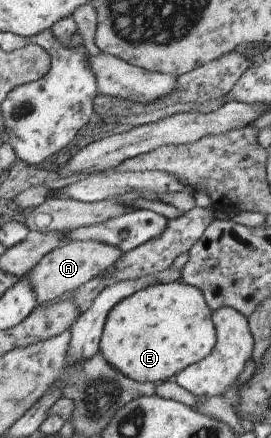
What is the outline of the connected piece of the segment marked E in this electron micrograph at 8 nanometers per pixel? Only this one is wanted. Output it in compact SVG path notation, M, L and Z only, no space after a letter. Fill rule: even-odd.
M176 281L146 287L112 308L101 350L106 361L132 381L159 384L206 359L217 342L213 309L204 292L199 287Z

